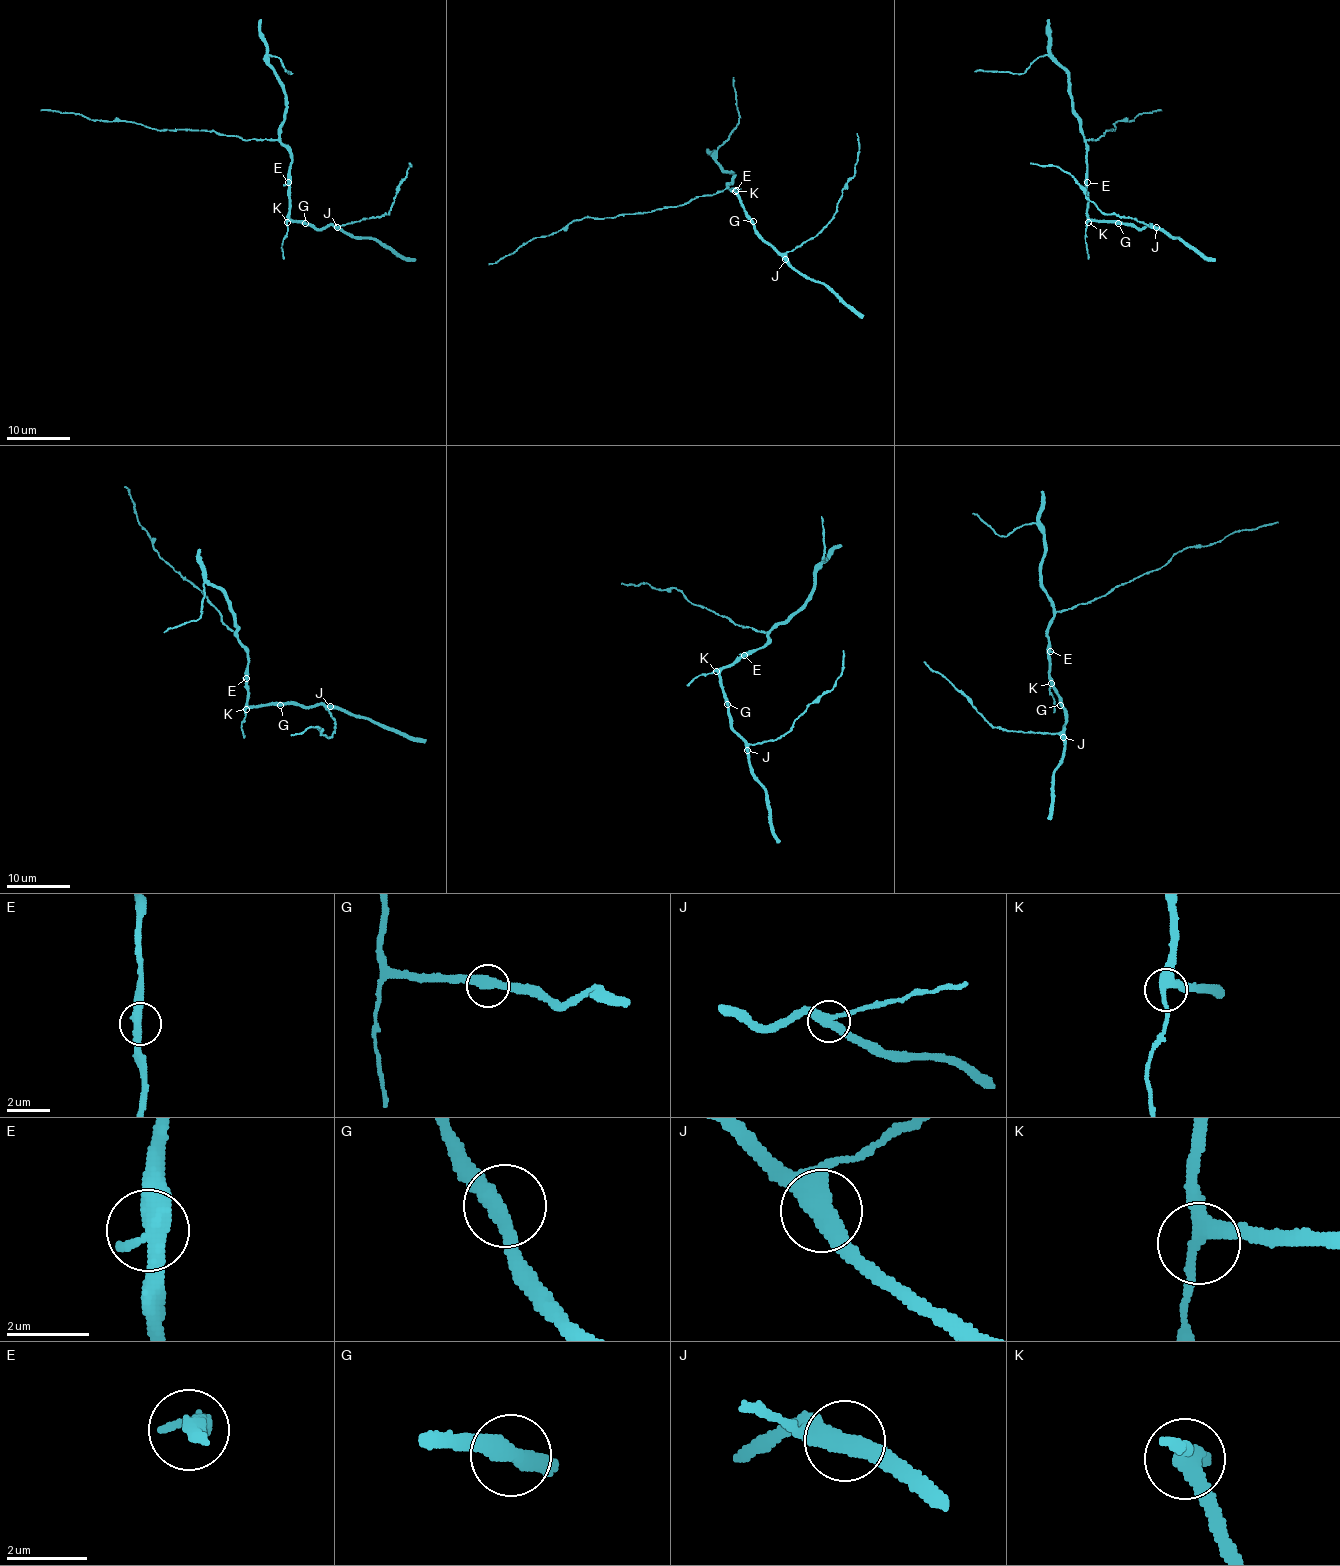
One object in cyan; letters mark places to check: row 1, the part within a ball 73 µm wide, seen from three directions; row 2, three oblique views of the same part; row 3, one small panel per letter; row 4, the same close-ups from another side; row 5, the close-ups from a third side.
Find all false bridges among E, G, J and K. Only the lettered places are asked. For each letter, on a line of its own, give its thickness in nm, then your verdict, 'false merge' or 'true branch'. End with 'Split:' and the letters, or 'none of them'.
E: calibre 440 nm; true branch
G: calibre 400 nm; true branch
J: calibre 400 nm; true branch
K: calibre 320 nm; true branch
Split: none of them

